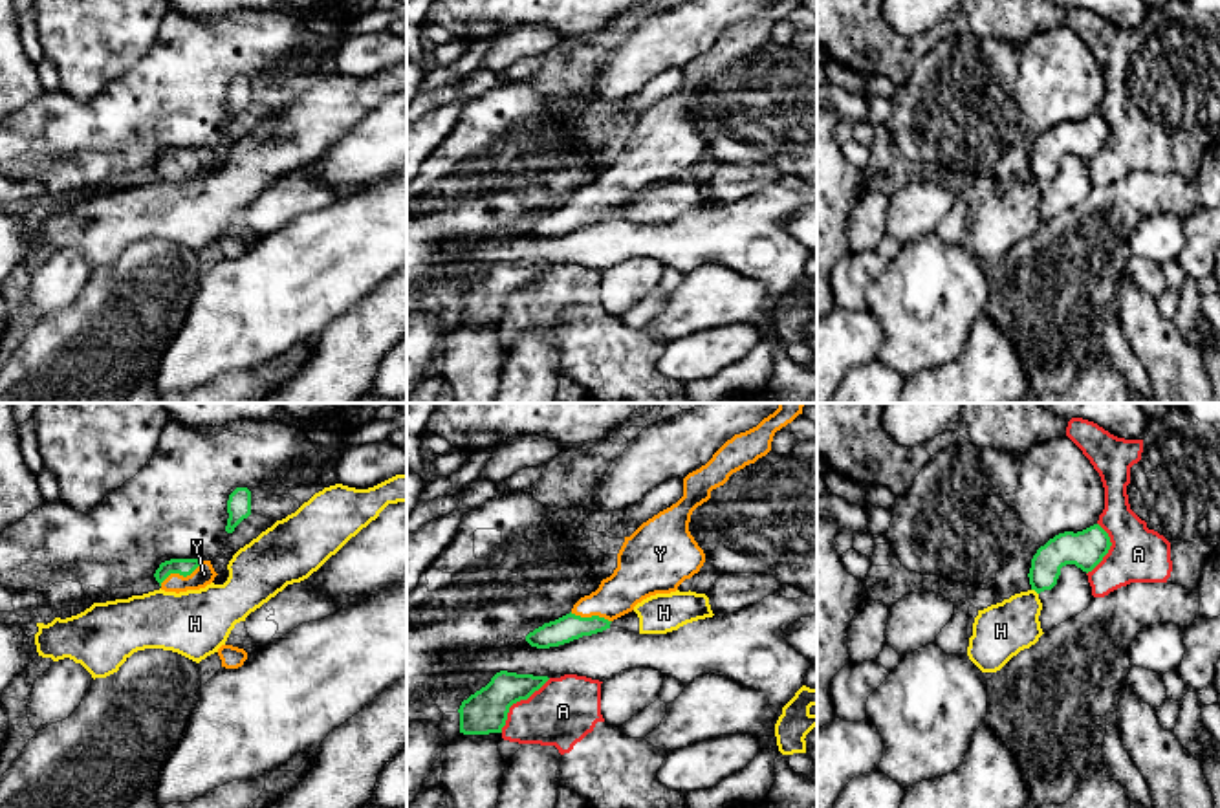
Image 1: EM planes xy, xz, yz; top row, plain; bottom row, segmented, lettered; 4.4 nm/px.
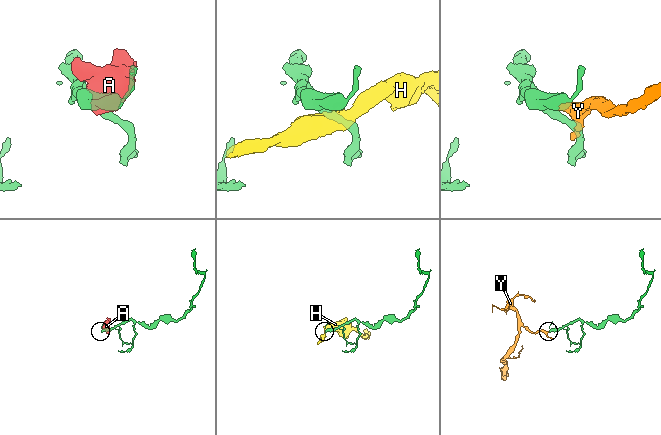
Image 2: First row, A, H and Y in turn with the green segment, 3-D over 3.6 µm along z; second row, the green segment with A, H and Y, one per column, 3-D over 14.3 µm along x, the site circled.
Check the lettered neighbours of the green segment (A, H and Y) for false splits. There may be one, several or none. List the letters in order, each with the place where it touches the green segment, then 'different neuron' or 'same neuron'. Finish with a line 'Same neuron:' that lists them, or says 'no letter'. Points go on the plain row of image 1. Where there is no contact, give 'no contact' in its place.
A: meets green in xz at (517, 290); different neuron
H: meets green in yz at (1035, 180); different neuron
Y: meets green in xy at (180, 163); same neuron
Same neuron: Y

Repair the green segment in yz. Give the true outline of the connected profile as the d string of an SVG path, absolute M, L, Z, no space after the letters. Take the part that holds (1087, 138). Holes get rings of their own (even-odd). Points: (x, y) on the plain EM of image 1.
M1094 114L1083 121L1064 121L1050 128L1031 148L1029 174L1037 183L1057 174L1061 158L1075 154L1083 161L1092 161L1108 143L1112 132L1108 123Z

